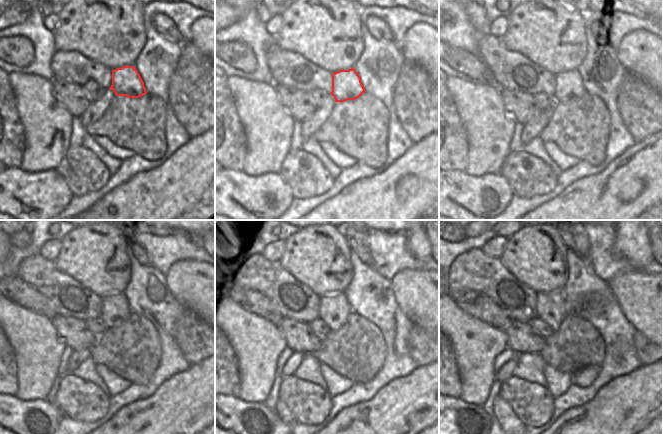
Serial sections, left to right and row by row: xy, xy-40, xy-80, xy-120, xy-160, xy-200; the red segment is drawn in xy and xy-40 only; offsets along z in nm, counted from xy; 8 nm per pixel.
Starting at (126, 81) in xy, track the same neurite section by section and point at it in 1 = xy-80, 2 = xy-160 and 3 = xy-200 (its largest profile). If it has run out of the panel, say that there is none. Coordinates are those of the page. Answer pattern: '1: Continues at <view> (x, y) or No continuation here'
1: Continues at xy-80 (569, 85)
2: Continues at xy-160 (335, 309)
3: Continues at xy-200 (551, 308).

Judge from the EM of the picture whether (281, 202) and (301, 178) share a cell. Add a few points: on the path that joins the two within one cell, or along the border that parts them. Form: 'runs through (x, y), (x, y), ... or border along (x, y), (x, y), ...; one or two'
border along (279, 172), (291, 189), (294, 197); two

